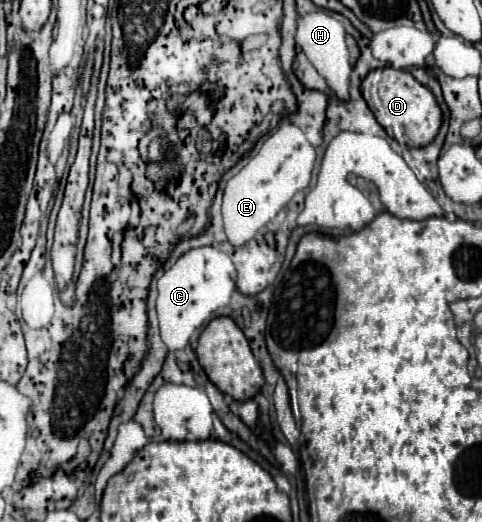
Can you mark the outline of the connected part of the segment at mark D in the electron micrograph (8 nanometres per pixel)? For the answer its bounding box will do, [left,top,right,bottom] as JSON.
[361,66,443,148]

